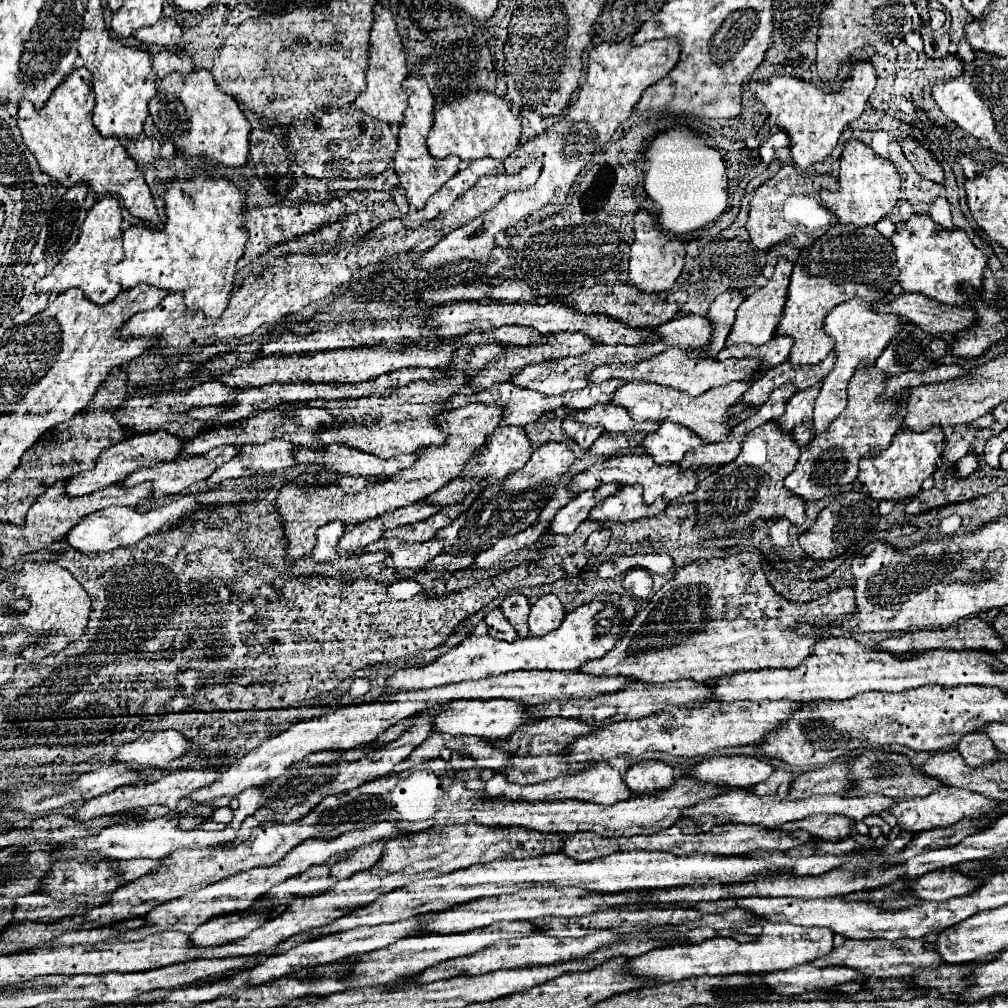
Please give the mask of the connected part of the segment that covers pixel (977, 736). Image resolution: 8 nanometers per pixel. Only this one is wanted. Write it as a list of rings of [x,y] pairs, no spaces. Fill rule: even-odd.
[[[970,732],[968,736],[964,736],[964,740],[958,742],[956,750],[968,766],[984,766],[998,760],[996,746],[992,744],[992,740],[988,740],[988,736],[984,736],[984,732]]]

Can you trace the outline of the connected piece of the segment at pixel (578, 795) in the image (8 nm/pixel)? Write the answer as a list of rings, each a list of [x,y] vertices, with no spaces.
[[[592,762],[582,772],[564,774],[564,776],[554,778],[554,780],[546,780],[540,784],[526,784],[526,786],[508,784],[508,780],[504,780],[504,776],[494,774],[486,782],[484,792],[488,792],[488,796],[508,796],[514,800],[566,800],[566,798],[574,798],[574,800],[584,800],[584,802],[594,802],[594,804],[614,804],[614,802],[630,800],[630,798],[638,796],[626,788],[622,776],[614,768],[610,768],[608,762]]]

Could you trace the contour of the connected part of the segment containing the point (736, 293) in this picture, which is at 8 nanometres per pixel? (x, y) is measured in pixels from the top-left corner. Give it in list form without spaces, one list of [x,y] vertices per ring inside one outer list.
[[[728,290],[728,292],[722,292],[710,304],[708,318],[714,320],[714,324],[716,324],[716,336],[712,338],[712,344],[708,344],[708,356],[716,356],[724,348],[726,338],[728,338],[732,326],[734,326],[736,310],[738,310],[738,306],[744,300],[746,300],[744,292],[740,292],[740,290]]]

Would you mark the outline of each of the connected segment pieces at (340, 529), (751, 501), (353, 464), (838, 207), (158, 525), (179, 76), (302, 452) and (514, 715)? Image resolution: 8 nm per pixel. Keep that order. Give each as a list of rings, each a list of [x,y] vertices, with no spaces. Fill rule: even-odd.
[[[340,520],[328,522],[326,526],[318,528],[316,532],[316,546],[312,550],[312,560],[314,562],[334,562],[342,554],[338,552],[338,542],[346,532],[346,524]]]
[[[768,422],[764,426],[754,428],[744,436],[742,452],[736,460],[726,466],[716,468],[710,476],[702,478],[696,488],[696,502],[698,502],[698,518],[700,524],[708,524],[712,528],[712,546],[728,546],[728,536],[734,530],[750,530],[754,520],[772,520],[772,518],[788,518],[792,524],[802,526],[806,520],[806,502],[784,490],[778,490],[778,482],[792,472],[800,448],[790,432],[782,432],[776,428],[778,424]],[[714,498],[714,502],[712,502]],[[704,508],[712,508],[714,516],[704,518]]]
[[[328,446],[328,452],[321,456],[322,468],[338,472],[342,476],[390,476],[404,468],[410,468],[416,460],[414,454],[400,454],[396,458],[378,458],[374,454],[360,452],[352,446]]]
[[[854,138],[844,144],[838,168],[838,184],[840,190],[836,192],[822,190],[824,206],[832,214],[836,214],[840,222],[856,226],[874,226],[882,216],[890,214],[900,194],[900,176],[896,166],[890,160],[884,160],[878,154],[874,154],[870,146]]]
[[[184,496],[184,498],[180,498],[180,500],[172,502],[172,504],[158,506],[158,508],[148,510],[148,512],[136,512],[134,508],[128,508],[128,506],[110,506],[110,508],[104,508],[100,512],[92,512],[92,514],[84,516],[76,526],[70,528],[70,532],[66,534],[64,540],[72,548],[76,548],[78,552],[84,552],[84,554],[112,552],[118,546],[136,544],[136,542],[140,542],[148,534],[154,534],[154,532],[158,532],[162,528],[174,526],[186,514],[196,512],[196,508],[202,508],[202,506],[196,502],[194,496]]]
[[[210,70],[166,74],[158,82],[156,96],[150,100],[150,116],[162,138],[170,138],[174,148],[190,158],[202,156],[230,168],[242,166],[248,158],[250,122],[244,118],[238,102],[218,88]]]
[[[297,446],[293,450],[293,455],[295,458],[296,464],[315,464],[317,462],[317,453],[314,449],[305,447],[305,446]]]
[[[458,700],[446,704],[436,716],[434,716],[434,730],[446,732],[446,734],[462,734],[462,736],[478,736],[486,740],[510,736],[520,728],[520,724],[528,724],[532,718],[526,716],[524,706],[516,704],[512,700]]]

